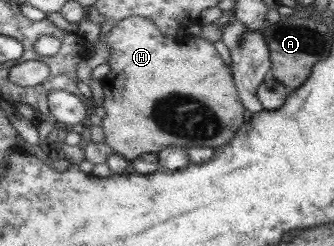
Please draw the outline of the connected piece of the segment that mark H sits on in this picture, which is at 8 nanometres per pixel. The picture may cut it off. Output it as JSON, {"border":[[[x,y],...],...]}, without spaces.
{"border":[[[133,16],[119,21],[109,29],[105,42],[111,54],[106,62],[110,70],[101,80],[103,86],[101,128],[104,133],[104,143],[117,156],[131,161],[142,154],[157,154],[167,146],[179,146],[185,149],[191,146],[217,148],[221,144],[227,144],[231,136],[245,122],[246,110],[237,96],[230,68],[218,55],[212,42],[197,35],[163,36],[152,22]]]}

